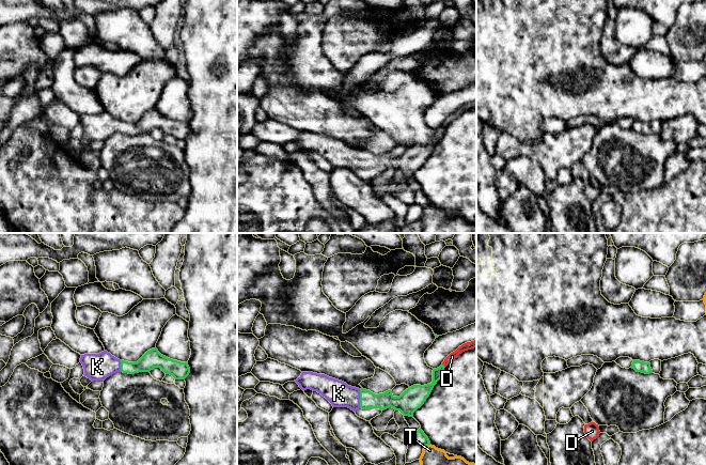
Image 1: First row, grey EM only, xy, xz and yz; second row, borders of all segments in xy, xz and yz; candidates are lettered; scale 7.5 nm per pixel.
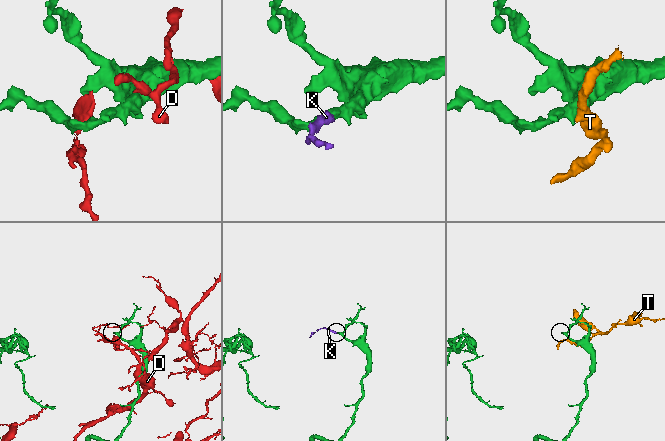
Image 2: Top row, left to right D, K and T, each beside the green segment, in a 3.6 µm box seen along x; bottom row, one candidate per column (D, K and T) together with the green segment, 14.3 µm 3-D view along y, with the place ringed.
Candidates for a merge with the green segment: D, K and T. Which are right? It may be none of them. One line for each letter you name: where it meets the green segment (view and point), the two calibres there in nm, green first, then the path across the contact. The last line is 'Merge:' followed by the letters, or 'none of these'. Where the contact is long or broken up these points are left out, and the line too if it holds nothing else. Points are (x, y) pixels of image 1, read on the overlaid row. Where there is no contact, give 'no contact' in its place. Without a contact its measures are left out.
K: xz (360, 399) | 130/190 nm
Merge: K

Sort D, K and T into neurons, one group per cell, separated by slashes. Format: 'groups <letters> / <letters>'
groups D / K / T

